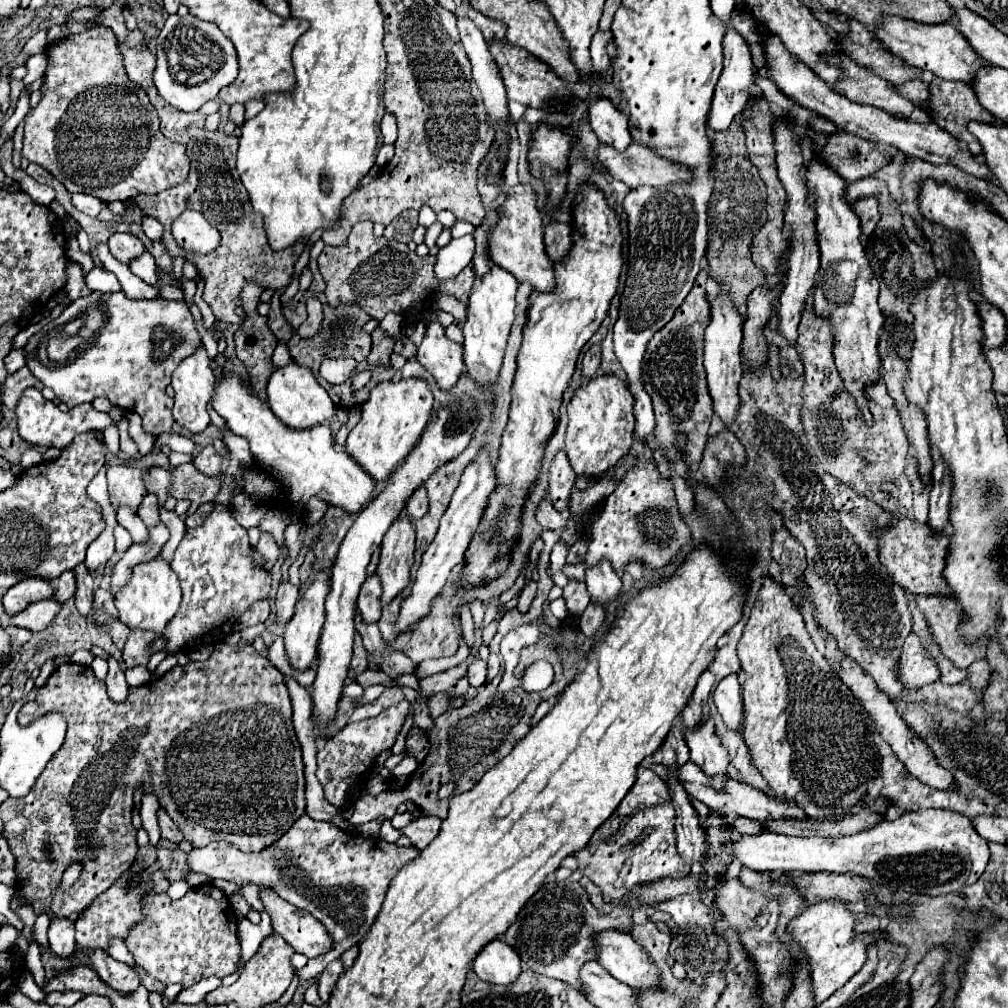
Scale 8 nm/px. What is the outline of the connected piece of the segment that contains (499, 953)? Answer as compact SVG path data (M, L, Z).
M494 939L476 955L474 971L482 981L506 985L520 975L522 967L516 951L502 939Z

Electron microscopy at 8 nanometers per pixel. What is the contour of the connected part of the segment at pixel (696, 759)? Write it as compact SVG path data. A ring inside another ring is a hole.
M702 717L694 729L686 729L686 745L690 749L690 761L700 765L706 775L726 773L728 753L714 733L714 719Z

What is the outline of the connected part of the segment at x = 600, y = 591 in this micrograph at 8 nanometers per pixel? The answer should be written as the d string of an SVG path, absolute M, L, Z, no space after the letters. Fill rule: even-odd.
M600 561L596 567L586 569L586 587L590 589L592 603L602 607L616 601L622 593L622 581L608 561Z

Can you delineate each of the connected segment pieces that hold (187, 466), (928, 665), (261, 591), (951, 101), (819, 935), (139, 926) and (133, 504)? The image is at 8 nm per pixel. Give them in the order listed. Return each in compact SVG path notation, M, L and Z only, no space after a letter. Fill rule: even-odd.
M182 463L174 469L174 485L172 495L176 499L188 499L190 507L186 511L190 515L203 503L212 502L220 493L222 477L208 477L196 469L194 463Z
M910 633L902 645L896 673L900 683L908 689L920 689L928 683L936 683L940 677L934 659L920 647L920 641L914 633Z
M214 503L210 517L196 529L188 531L180 541L170 563L182 585L182 605L162 635L132 630L122 650L127 668L147 665L150 645L156 639L167 641L166 651L192 649L194 645L212 645L222 641L234 629L238 617L256 601L268 599L270 573L254 565L246 529L236 523L230 507Z
M934 77L932 83L930 83L930 99L928 99L928 107L930 107L932 117L944 127L944 131L948 131L952 137L964 141L972 155L978 155L978 153L982 151L978 139L976 139L974 135L968 133L966 123L968 123L968 121L994 123L994 117L992 117L992 113L988 113L988 111L978 103L978 99L976 99L976 95L974 95L974 91L972 91L972 87L970 87L968 83L962 83L962 81L946 81L946 79Z
M824 901L810 905L802 915L792 919L788 925L788 935L792 937L794 943L798 943L810 965L810 979L812 979L812 993L814 993L814 1003L824 1003L838 987L842 987L866 961L866 951L868 943L872 943L870 935L856 935L854 933L854 915L844 909L844 903L834 903L834 901Z
M214 885L192 887L182 899L172 901L166 893L150 893L142 899L144 919L132 925L132 931L126 937L126 947L134 955L134 961L140 969L152 975L156 981L170 985L180 983L184 989L196 985L206 977L226 977L238 969L240 961L240 941L238 941L238 919L234 915L230 899Z
M112 467L108 469L108 491L112 507L118 509L120 505L130 507L136 511L146 495L144 477L150 473L150 469L140 467Z

